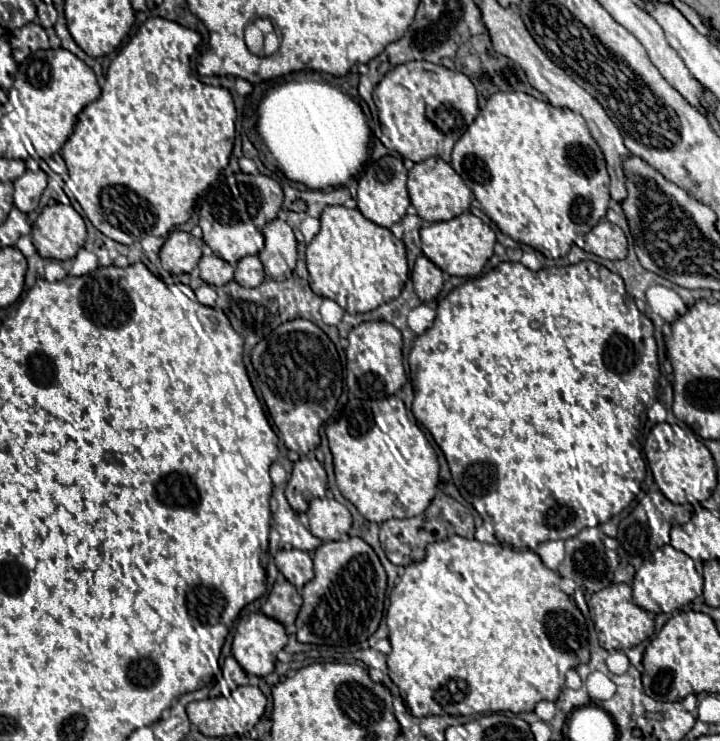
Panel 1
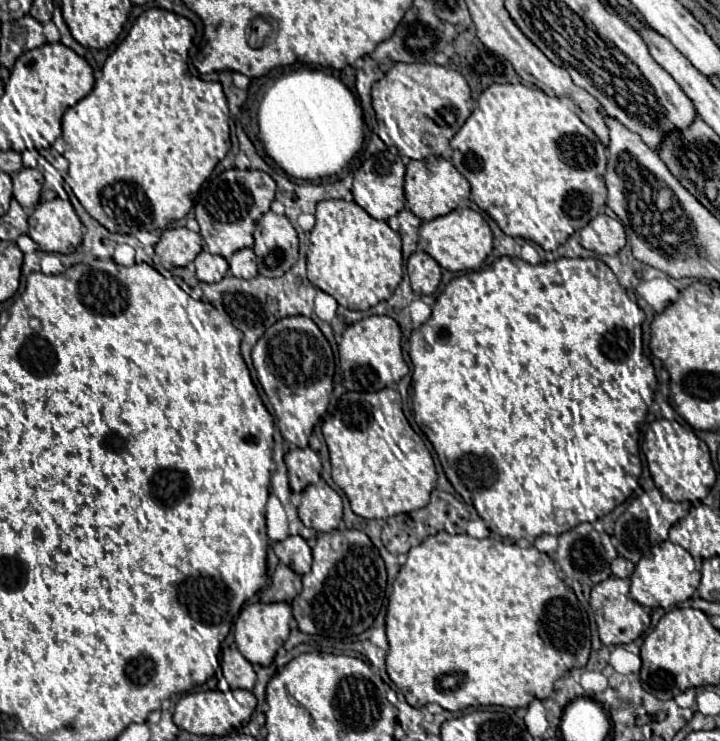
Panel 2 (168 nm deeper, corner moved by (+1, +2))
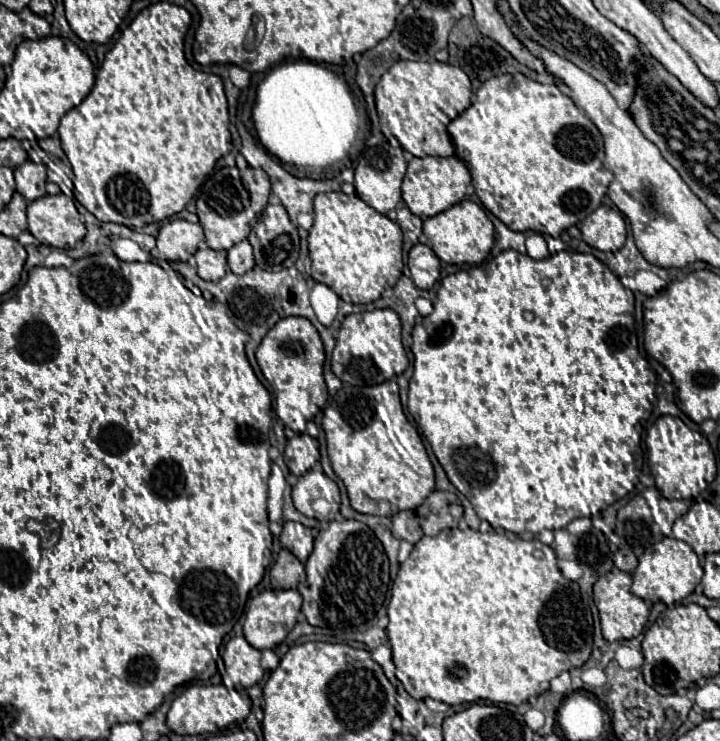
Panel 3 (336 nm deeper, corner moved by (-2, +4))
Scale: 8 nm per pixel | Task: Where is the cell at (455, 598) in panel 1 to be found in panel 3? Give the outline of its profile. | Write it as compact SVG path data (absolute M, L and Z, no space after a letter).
M445 528L437 536L423 536L411 550L409 558L401 564L399 574L393 582L391 602L387 606L389 614L389 626L387 636L393 650L393 662L395 662L395 676L405 686L405 690L415 700L433 698L439 702L445 702L449 706L459 706L465 702L477 702L477 700L491 700L491 702L503 702L503 704L523 704L531 696L539 696L549 690L549 682L559 676L563 670L579 668L587 662L591 656L593 646L593 618L589 606L581 602L579 586L567 578L563 578L555 552L551 546L541 544L539 540L509 540L505 534L497 532L479 532L479 530L459 530L459 528Z

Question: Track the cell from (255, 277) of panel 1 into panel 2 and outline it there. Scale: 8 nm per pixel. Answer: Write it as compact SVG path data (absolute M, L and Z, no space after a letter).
M242 248L234 252L230 258L230 272L236 278L254 278L258 274L256 270L256 254L250 248Z

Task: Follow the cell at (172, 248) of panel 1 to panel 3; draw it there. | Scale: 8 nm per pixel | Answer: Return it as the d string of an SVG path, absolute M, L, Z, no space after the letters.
M173 220L163 224L163 228L159 230L159 236L156 237L155 253L161 259L167 261L187 262L189 256L193 256L199 250L199 244L205 240L203 228L201 224L191 224L187 220Z

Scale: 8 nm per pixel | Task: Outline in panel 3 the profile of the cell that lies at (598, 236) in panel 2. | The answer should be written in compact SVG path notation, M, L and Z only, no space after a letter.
M601 204L581 222L583 240L603 252L615 252L625 244L627 226L619 210Z

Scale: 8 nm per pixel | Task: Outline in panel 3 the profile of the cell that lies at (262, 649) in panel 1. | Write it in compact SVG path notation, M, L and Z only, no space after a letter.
M265 590L249 600L247 618L243 624L243 634L247 642L257 650L267 650L281 644L297 622L303 599L297 590Z

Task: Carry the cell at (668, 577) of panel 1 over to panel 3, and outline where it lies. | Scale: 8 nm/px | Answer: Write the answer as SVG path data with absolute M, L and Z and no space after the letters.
M663 538L661 542L653 544L638 558L638 565L633 572L633 586L631 592L647 602L663 602L667 606L683 600L689 596L695 586L700 583L703 576L703 568L691 546L687 546L681 540L675 538Z

